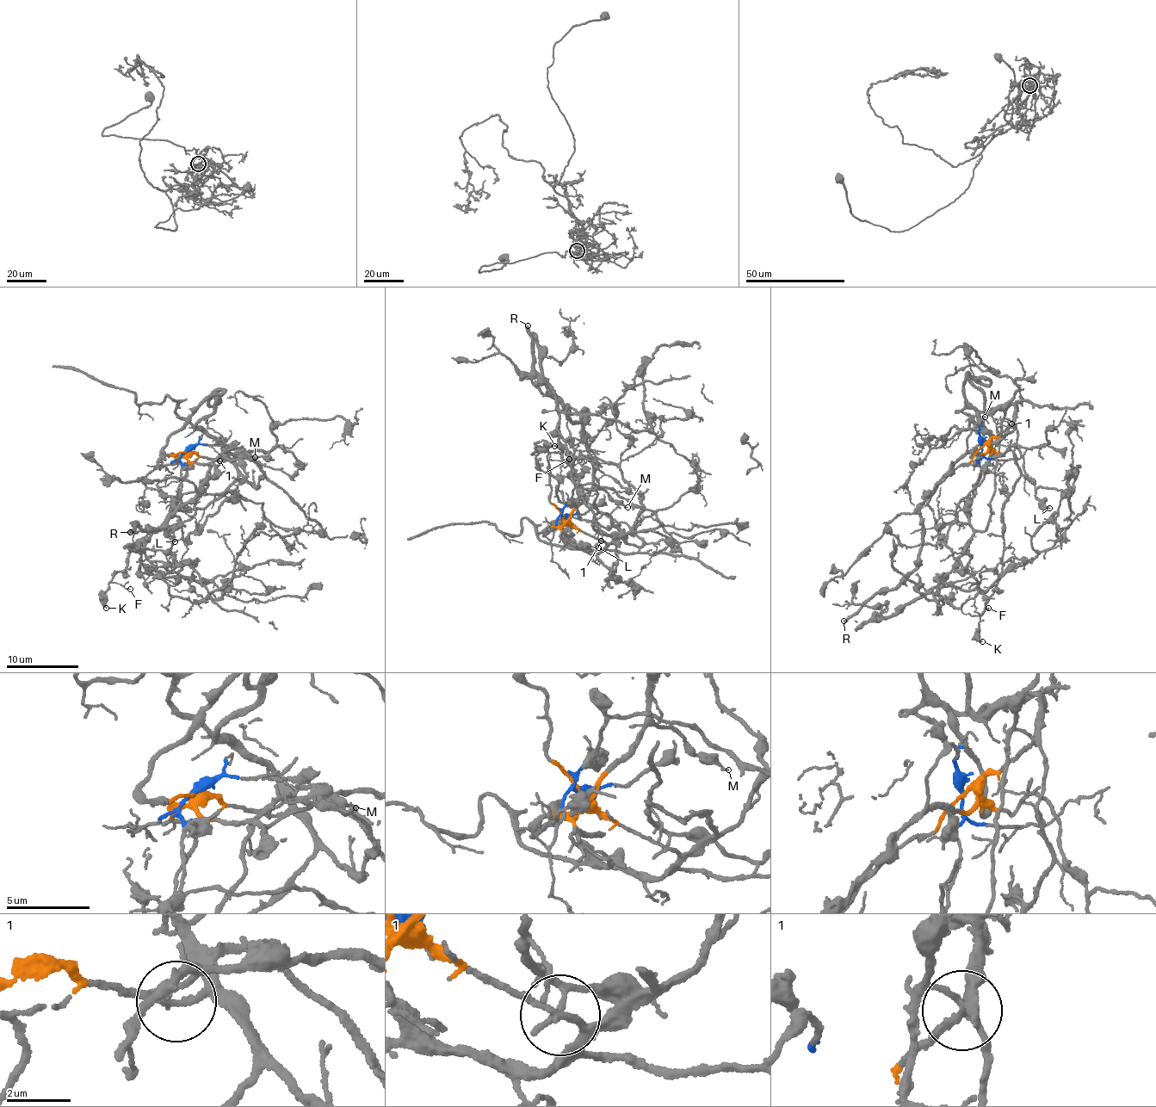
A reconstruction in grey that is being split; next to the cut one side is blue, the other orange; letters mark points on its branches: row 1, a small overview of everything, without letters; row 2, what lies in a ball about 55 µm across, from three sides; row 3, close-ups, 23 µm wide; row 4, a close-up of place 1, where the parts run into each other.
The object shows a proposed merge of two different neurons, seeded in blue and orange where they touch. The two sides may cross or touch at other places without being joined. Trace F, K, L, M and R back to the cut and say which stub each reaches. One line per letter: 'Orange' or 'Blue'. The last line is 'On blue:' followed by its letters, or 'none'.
F: Orange
K: Orange
L: Orange
M: Orange
R: Orange
On blue: none

